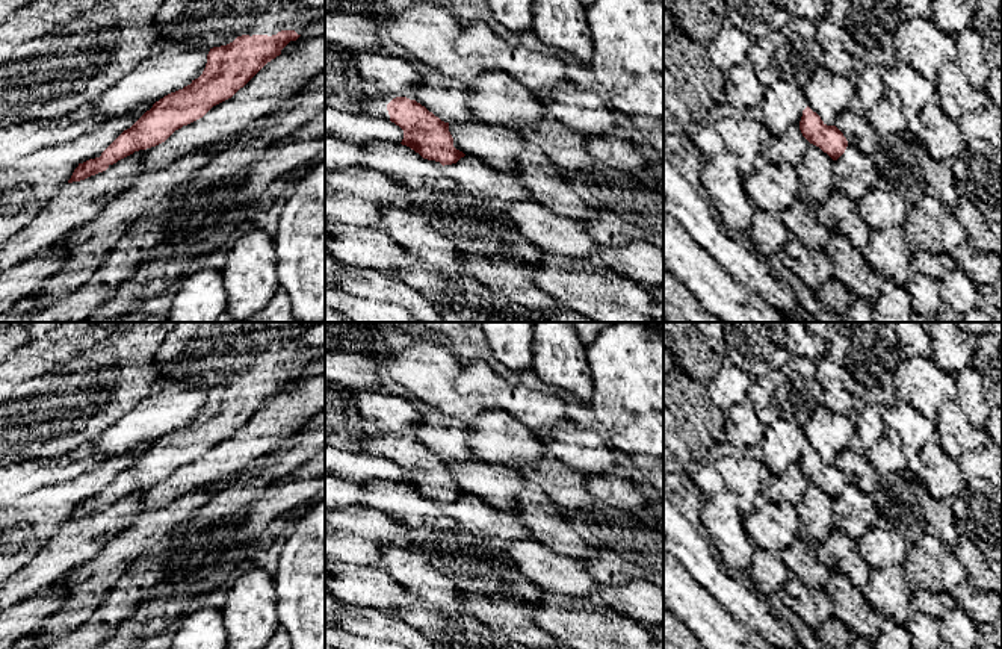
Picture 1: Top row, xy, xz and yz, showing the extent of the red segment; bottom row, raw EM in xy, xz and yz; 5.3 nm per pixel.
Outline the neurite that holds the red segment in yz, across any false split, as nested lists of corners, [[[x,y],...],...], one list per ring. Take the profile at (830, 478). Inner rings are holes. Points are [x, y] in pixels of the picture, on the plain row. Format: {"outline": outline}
{"outline": [[[809,445],[803,449],[799,469],[810,483],[819,486],[833,499],[837,499],[848,486],[843,472],[836,464],[827,464]]]}

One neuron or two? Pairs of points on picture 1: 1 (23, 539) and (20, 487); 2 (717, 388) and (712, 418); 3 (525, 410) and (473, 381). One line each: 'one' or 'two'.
1: two
2: two
3: one

